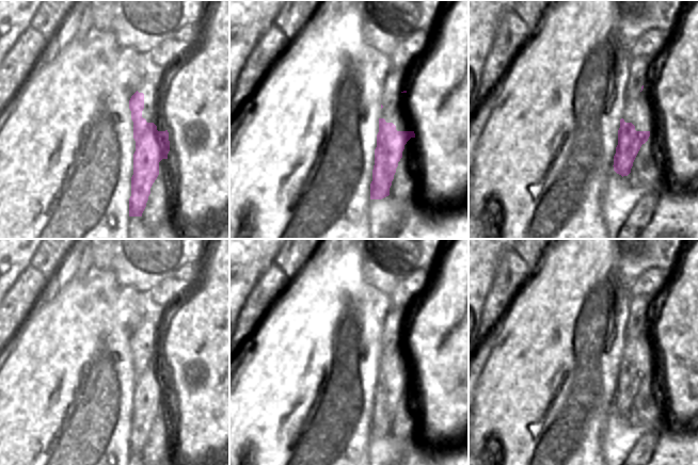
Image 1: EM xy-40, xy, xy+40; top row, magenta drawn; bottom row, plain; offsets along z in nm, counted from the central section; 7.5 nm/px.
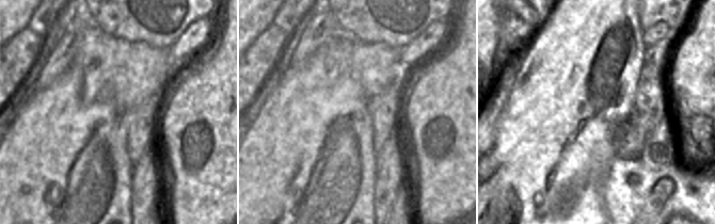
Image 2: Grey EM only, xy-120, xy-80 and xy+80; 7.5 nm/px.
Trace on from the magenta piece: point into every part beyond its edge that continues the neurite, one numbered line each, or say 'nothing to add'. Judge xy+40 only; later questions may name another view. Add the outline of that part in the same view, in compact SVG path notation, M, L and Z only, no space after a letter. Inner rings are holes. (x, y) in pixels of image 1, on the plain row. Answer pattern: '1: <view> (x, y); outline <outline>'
1: xy+40 (643, 308); outline M663 287L656 288L649 295L631 295L629 312L633 316L633 333L638 334L644 323L651 323L661 299Z

